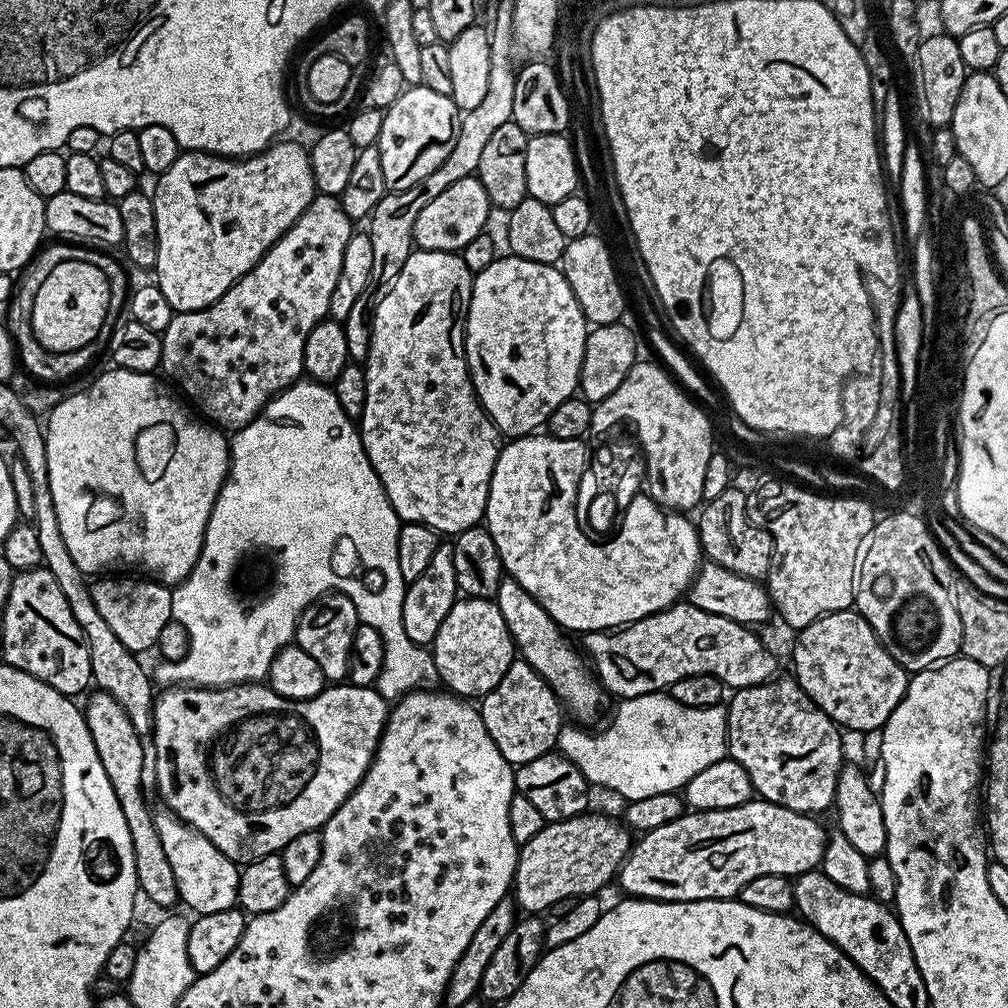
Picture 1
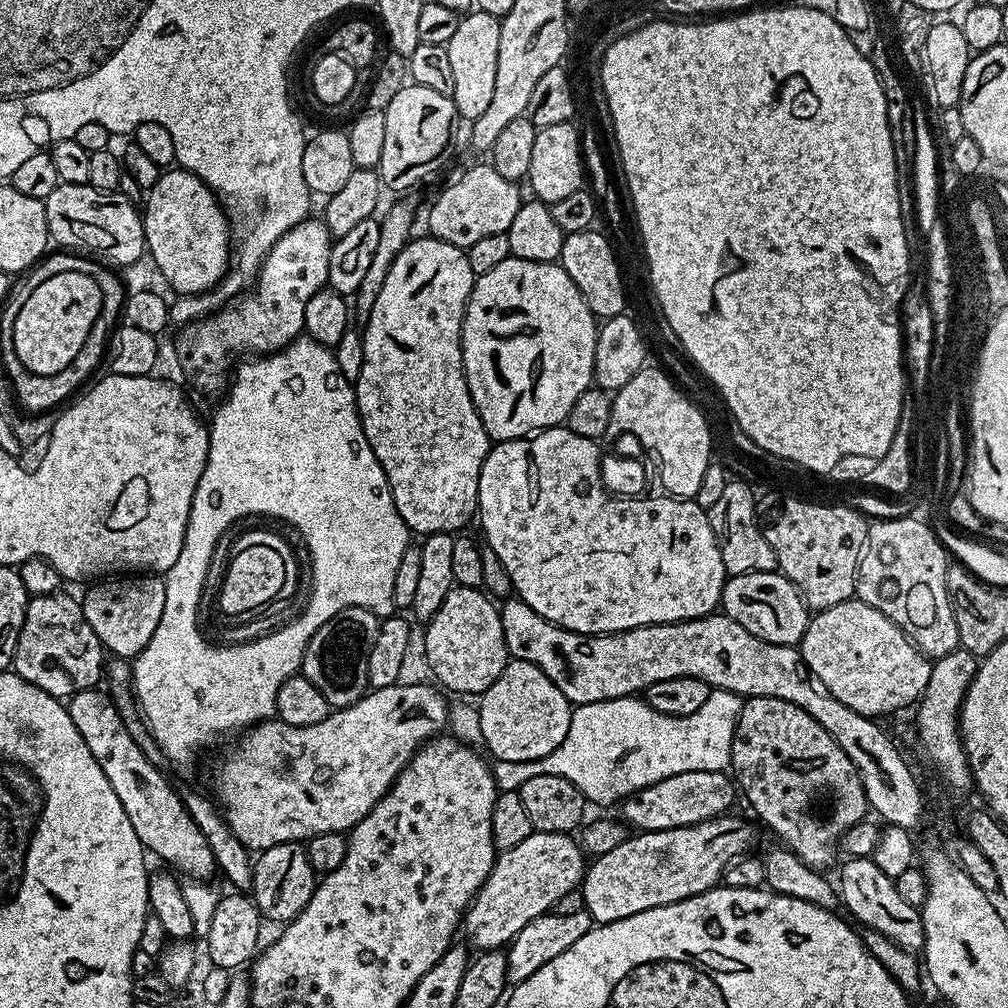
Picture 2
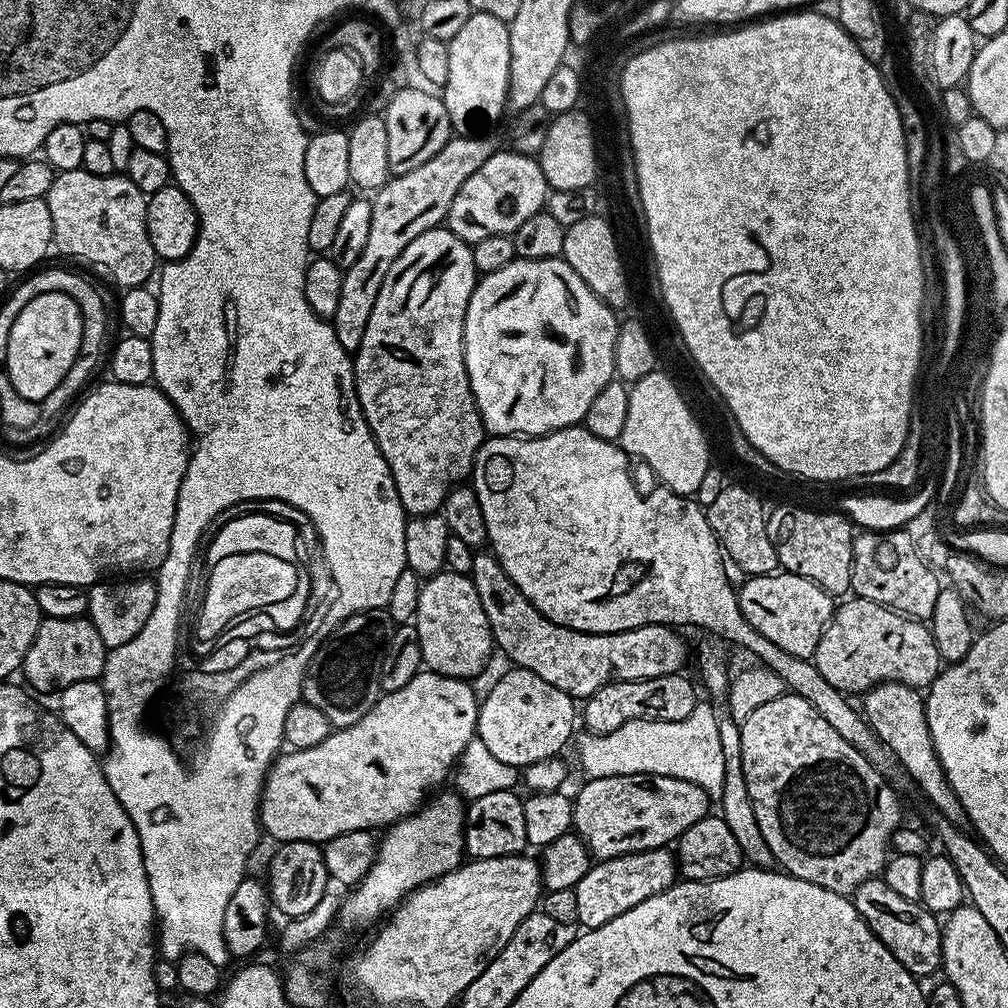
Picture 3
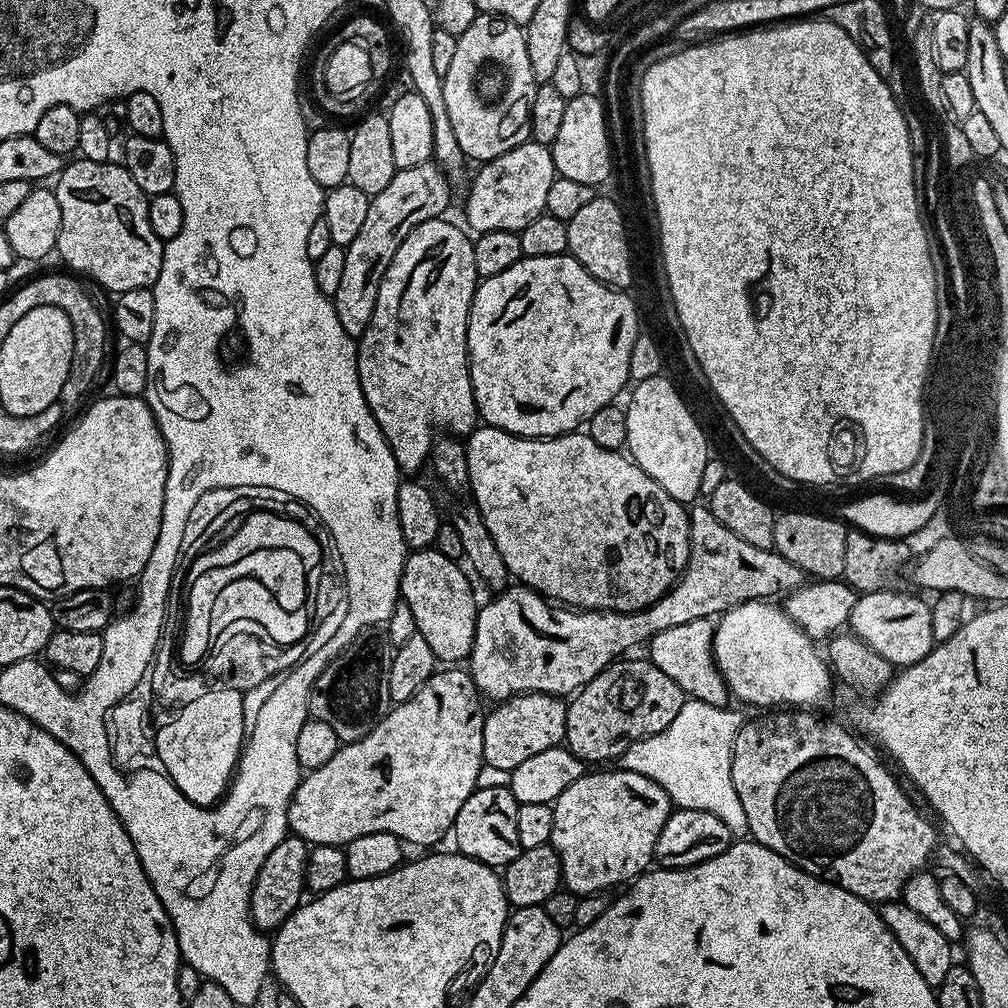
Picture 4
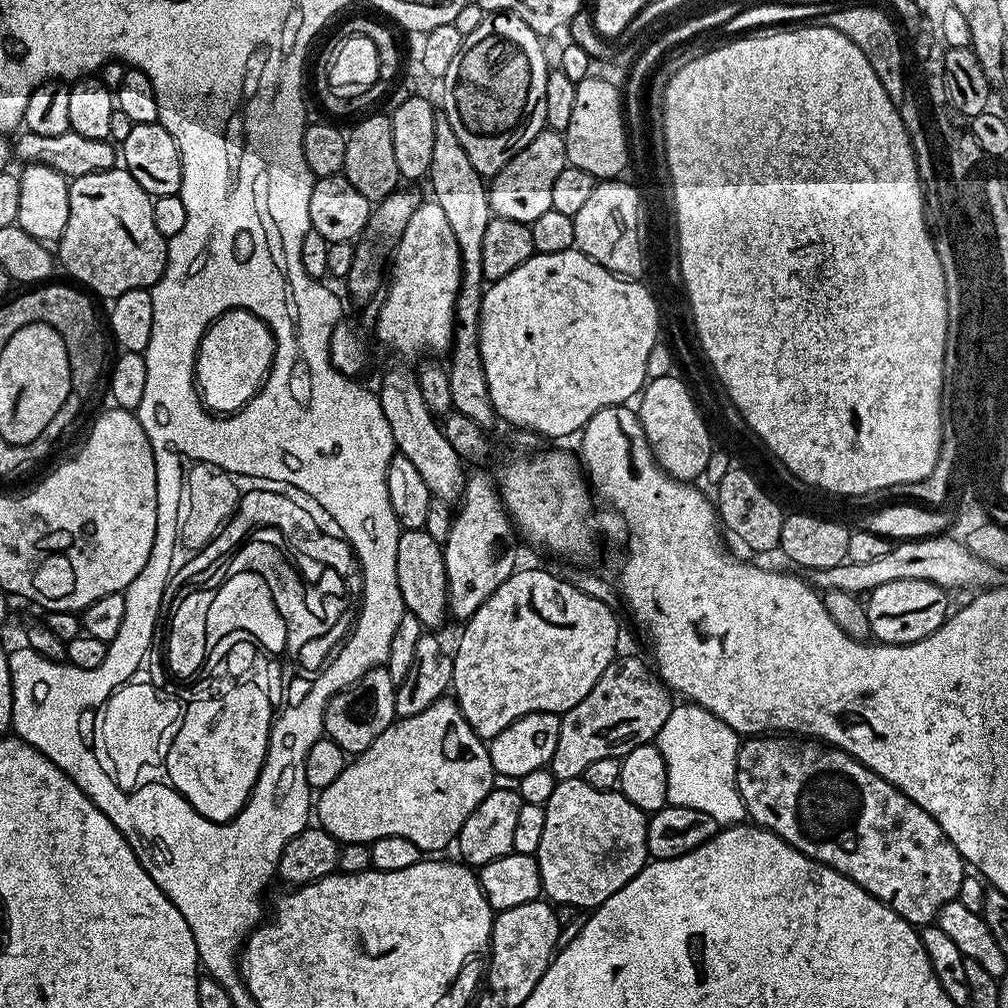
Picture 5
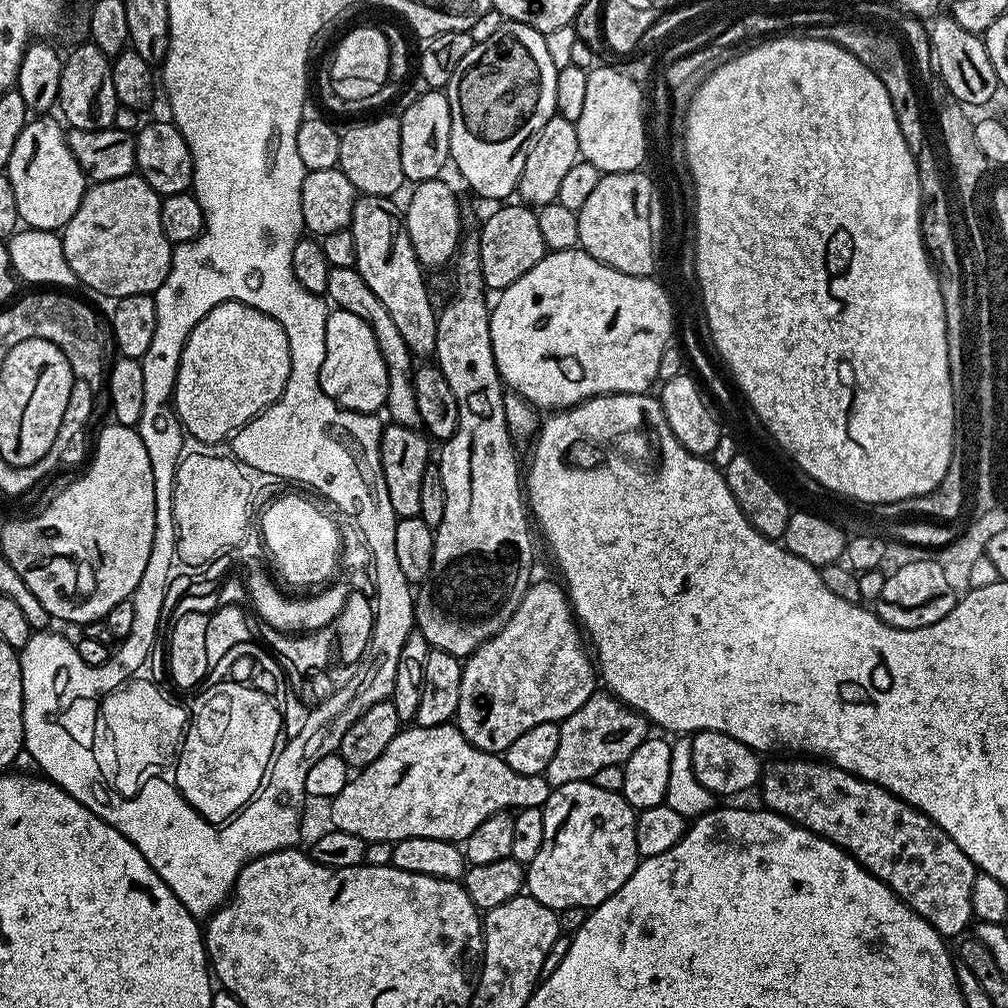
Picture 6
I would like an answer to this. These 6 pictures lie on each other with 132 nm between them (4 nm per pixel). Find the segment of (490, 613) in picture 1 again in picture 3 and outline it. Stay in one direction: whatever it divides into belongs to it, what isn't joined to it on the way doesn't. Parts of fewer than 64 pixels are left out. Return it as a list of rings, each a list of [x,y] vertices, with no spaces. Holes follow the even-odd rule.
[[[445,570],[427,577],[420,585],[414,623],[427,671],[471,681],[494,653],[490,622],[486,622],[486,610],[482,610],[482,598],[474,590],[471,575]]]

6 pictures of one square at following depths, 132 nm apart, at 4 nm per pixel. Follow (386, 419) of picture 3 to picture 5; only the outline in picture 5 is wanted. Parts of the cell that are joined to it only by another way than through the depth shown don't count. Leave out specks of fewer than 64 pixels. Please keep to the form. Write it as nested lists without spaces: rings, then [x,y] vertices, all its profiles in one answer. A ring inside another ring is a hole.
[[[428,198],[418,204],[400,239],[394,244],[394,249],[396,265],[392,268],[392,281],[387,281],[382,296],[384,305],[376,316],[377,338],[386,347],[404,356],[425,358],[440,354],[436,352],[447,353],[452,347],[452,331],[456,329],[456,299],[460,297],[460,255],[458,241],[450,231],[450,222],[436,200]]]

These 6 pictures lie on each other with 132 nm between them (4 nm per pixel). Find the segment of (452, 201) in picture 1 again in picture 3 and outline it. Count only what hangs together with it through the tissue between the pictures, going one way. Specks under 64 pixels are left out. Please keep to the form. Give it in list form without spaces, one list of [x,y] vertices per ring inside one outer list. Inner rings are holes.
[[[497,150],[493,156],[486,158],[486,162],[482,162],[482,167],[474,174],[470,174],[470,178],[466,178],[466,182],[462,182],[462,190],[458,190],[458,194],[454,194],[454,202],[448,211],[446,227],[459,240],[465,240],[470,246],[477,244],[482,238],[490,238],[490,234],[511,236],[518,230],[518,226],[522,226],[522,222],[526,222],[526,218],[538,214],[545,207],[550,189],[542,174],[539,159],[515,150],[507,151]]]

